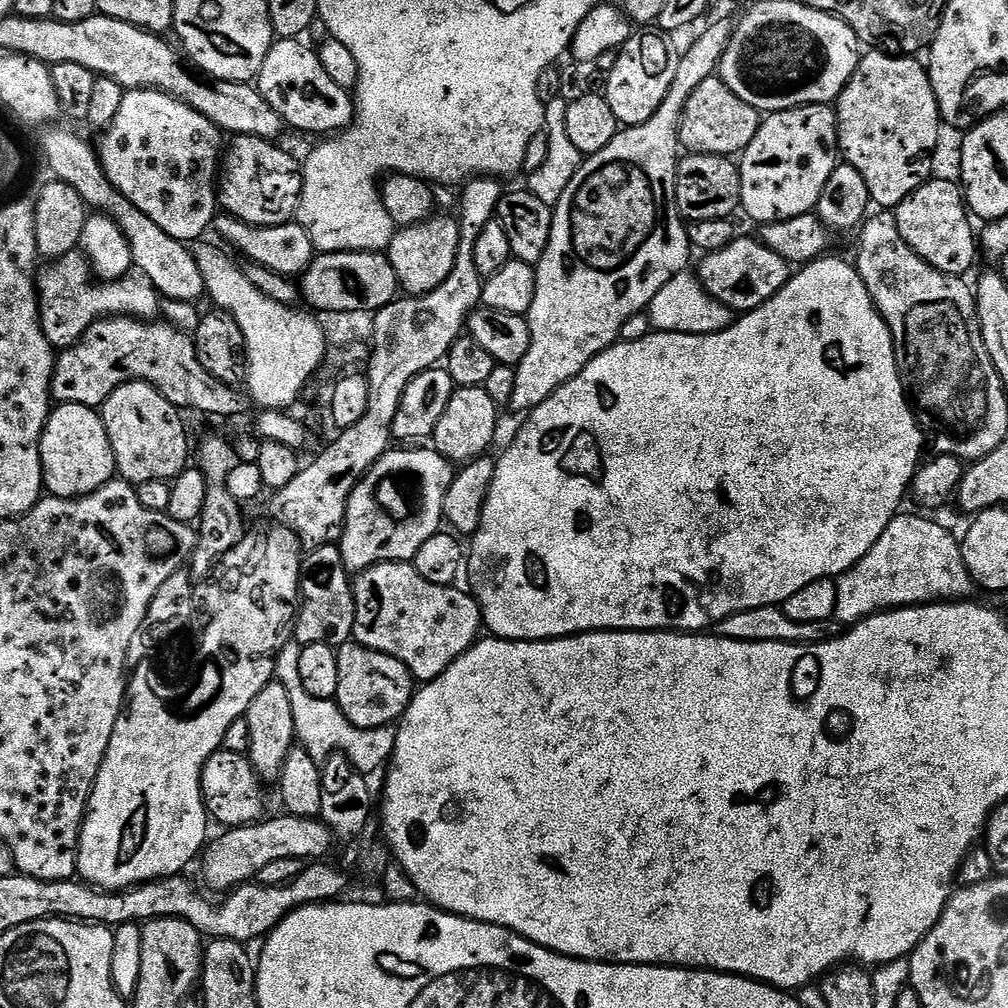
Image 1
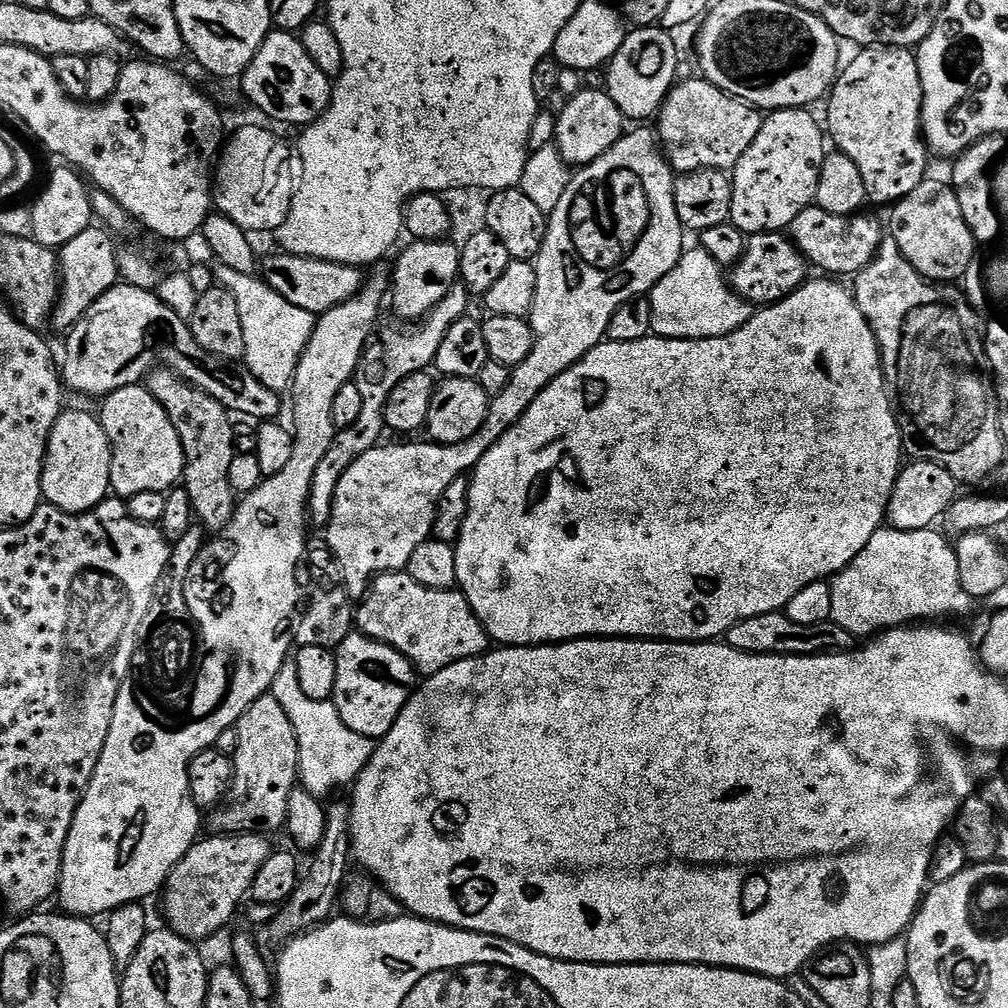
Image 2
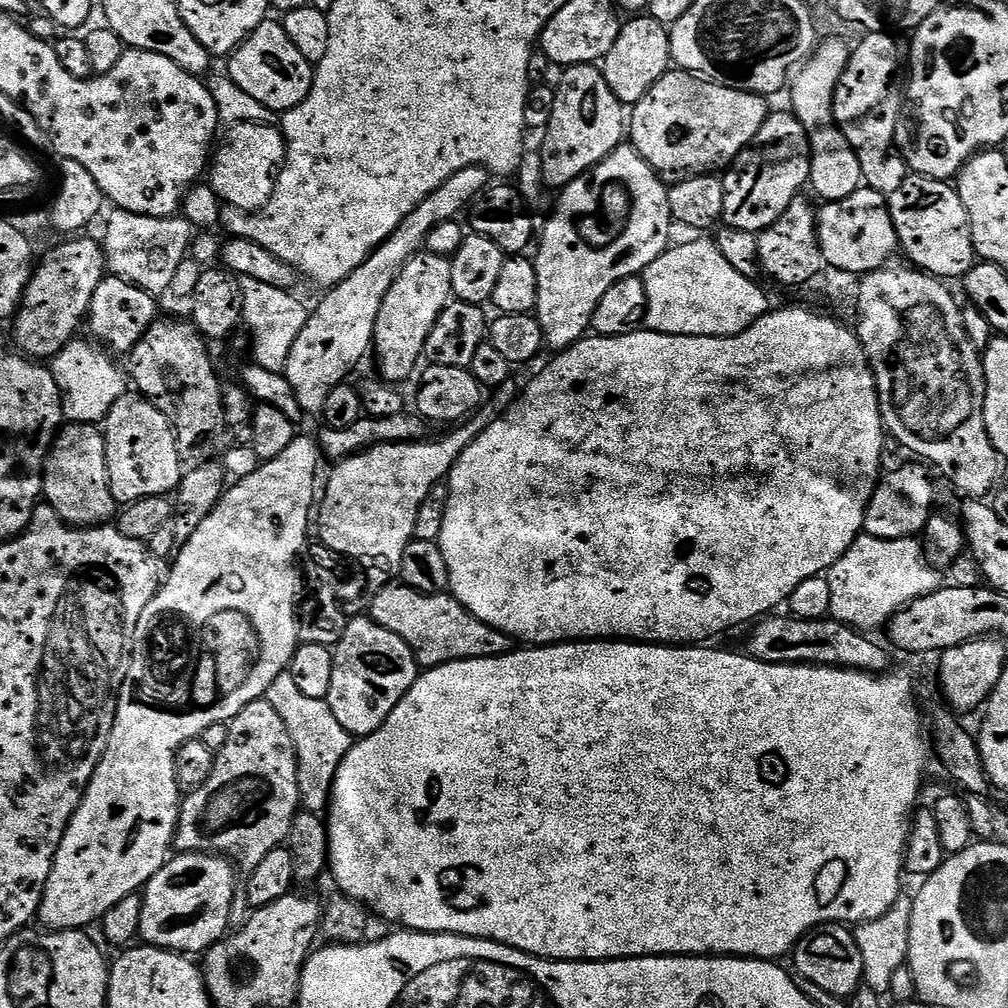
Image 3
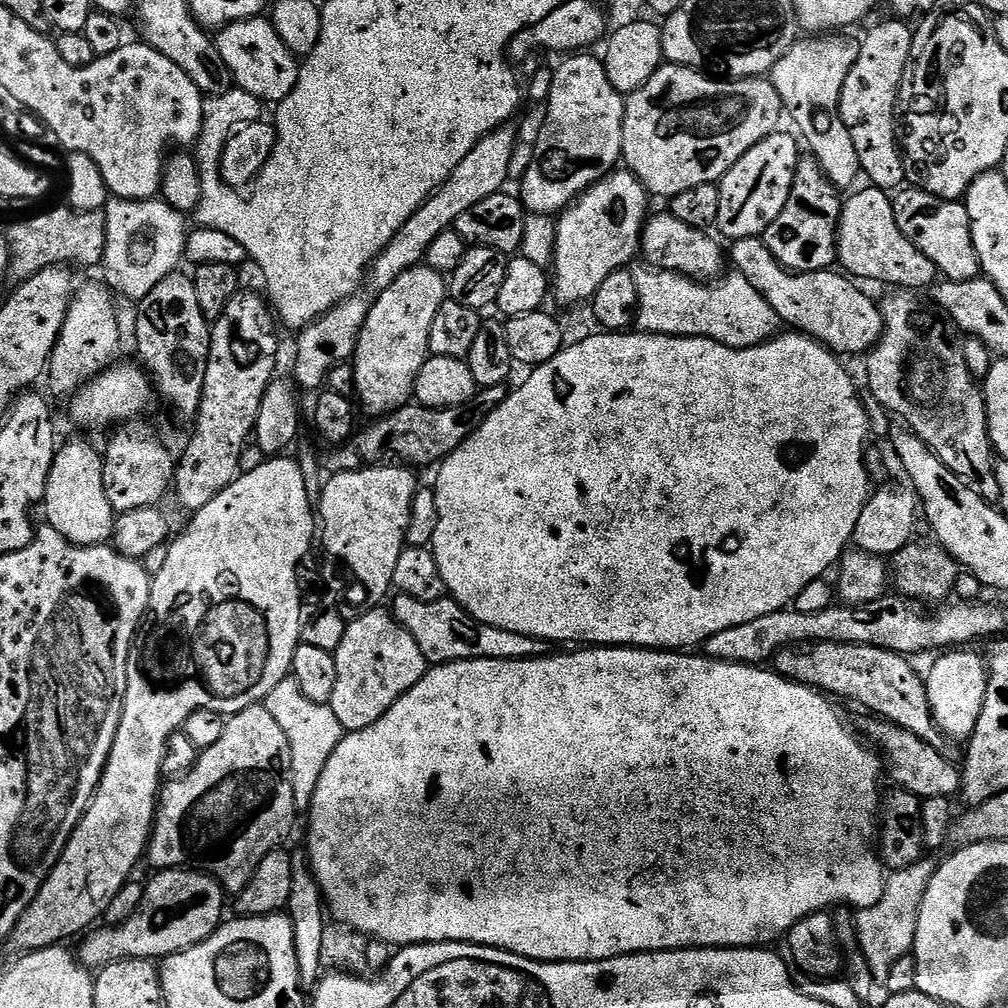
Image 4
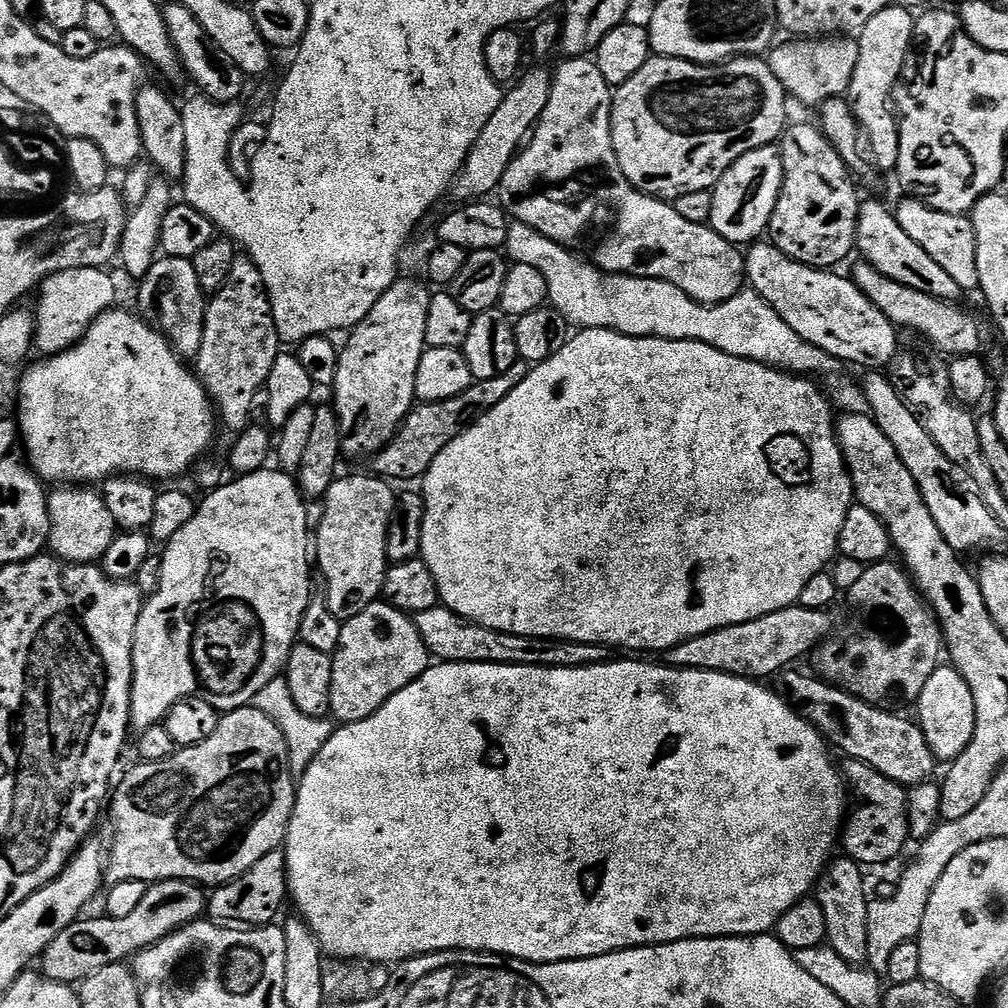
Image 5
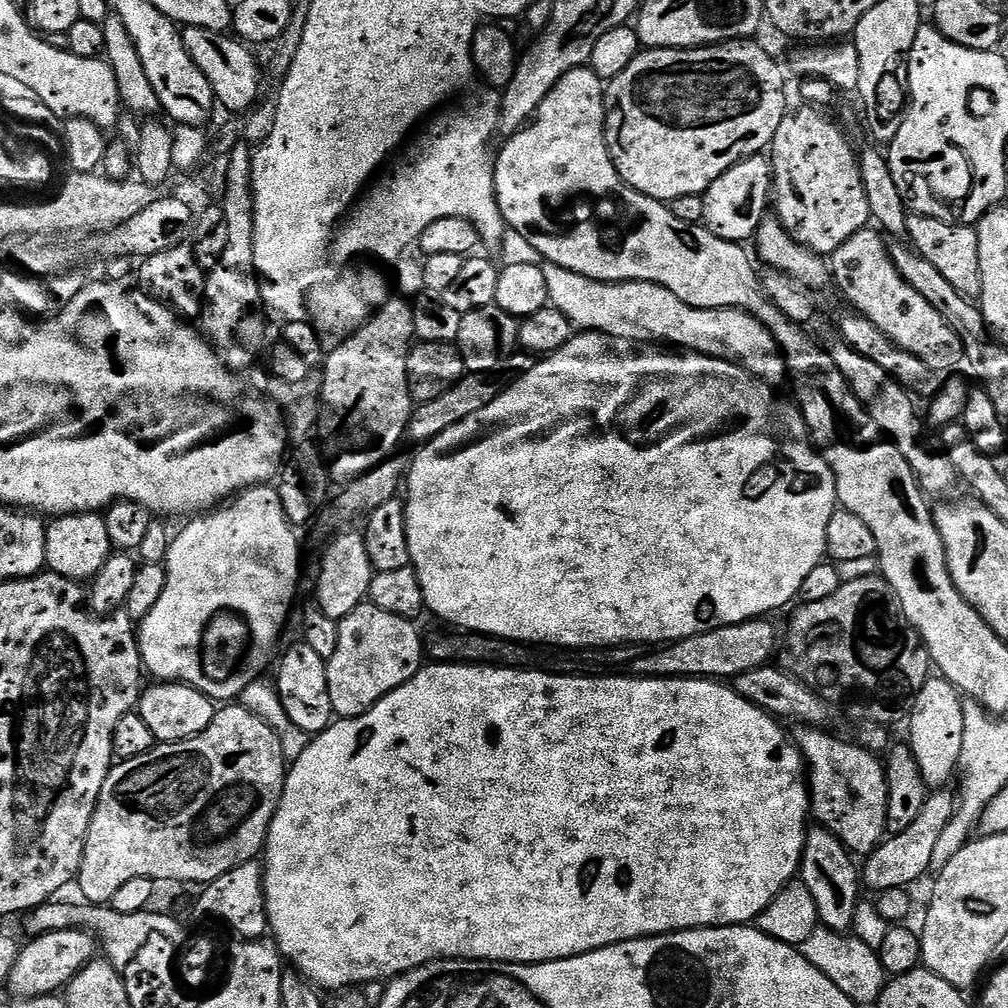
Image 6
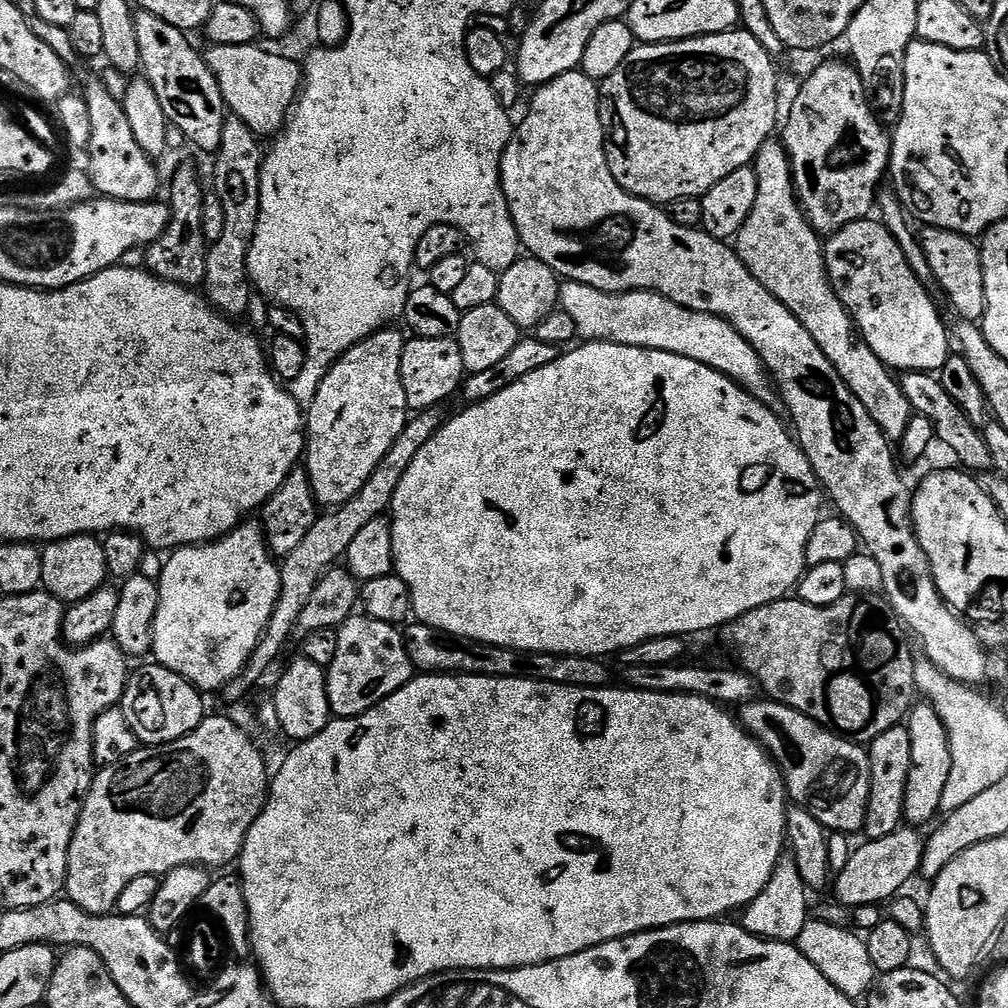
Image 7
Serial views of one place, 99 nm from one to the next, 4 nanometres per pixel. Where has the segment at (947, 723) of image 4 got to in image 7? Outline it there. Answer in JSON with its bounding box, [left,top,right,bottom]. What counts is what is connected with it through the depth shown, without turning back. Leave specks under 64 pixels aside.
[904,702,952,826]

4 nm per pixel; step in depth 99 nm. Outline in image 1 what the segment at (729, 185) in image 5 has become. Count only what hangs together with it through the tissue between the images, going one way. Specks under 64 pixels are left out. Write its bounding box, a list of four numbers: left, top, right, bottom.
[738,104,838,226]

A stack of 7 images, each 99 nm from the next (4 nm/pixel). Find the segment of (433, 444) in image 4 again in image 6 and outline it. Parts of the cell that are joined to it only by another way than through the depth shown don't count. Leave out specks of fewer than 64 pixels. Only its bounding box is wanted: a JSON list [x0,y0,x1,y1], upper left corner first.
[407,350,533,446]

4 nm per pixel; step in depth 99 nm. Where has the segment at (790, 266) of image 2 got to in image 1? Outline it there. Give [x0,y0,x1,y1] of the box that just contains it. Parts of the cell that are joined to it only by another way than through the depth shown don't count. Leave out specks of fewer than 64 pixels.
[698,235,790,314]

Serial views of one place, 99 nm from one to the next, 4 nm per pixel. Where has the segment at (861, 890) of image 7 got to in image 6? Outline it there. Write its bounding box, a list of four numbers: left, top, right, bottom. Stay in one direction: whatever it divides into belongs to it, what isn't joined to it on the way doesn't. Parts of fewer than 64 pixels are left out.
[862,790,957,893]

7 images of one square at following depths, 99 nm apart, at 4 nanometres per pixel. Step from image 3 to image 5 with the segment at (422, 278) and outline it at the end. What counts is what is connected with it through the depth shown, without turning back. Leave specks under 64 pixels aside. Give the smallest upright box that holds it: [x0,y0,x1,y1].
[330,279,433,457]

